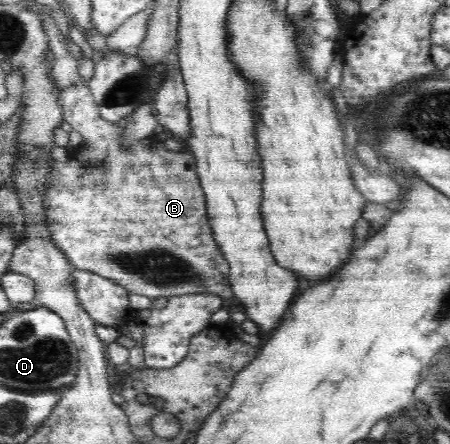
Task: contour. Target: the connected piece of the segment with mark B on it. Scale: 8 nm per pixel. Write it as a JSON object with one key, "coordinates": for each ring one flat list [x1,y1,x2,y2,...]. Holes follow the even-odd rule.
{"coordinates":[[82,78,77,84,66,87,62,90,60,96,61,104,63,104,63,119,71,127,73,131,79,132,79,137,83,137,83,145,75,146,75,155,73,161,69,163,53,163,53,183,47,189,47,221,49,221,49,229,51,229,51,243,63,255,67,256,67,261,73,268,91,271,113,280,115,283,122,285,129,294,136,293,137,295,146,295,155,299,173,299,176,295,187,295,199,292,209,292,209,294,219,295,219,299,227,299,233,296,232,287,230,284,230,267,227,260,223,257,223,252,215,243,215,236,211,233,211,224,207,219,207,198,203,193,203,188,197,176,195,167,195,157,191,153,180,153,179,151,167,150,163,146,163,142,159,141,154,134,141,139,141,141,132,142,126,146,122,141,123,132,125,129,120,128,119,124,111,123,103,119,99,115,99,110,95,105,95,100,91,97,91,88,89,88,89,79],[135,253,145,253,143,258,134,258]]}

